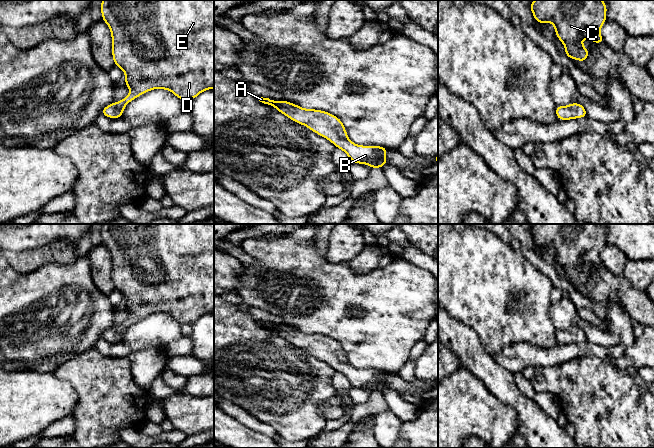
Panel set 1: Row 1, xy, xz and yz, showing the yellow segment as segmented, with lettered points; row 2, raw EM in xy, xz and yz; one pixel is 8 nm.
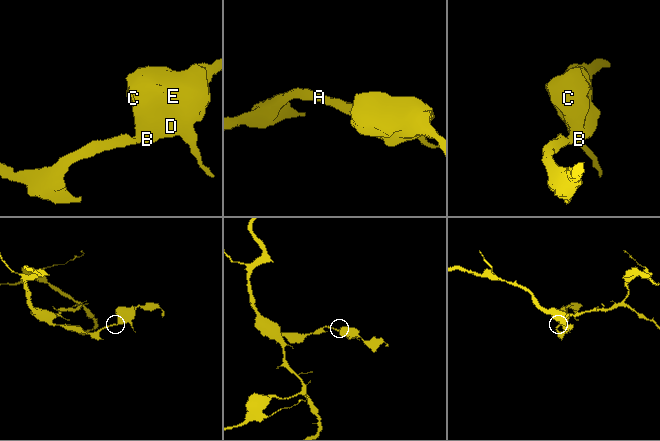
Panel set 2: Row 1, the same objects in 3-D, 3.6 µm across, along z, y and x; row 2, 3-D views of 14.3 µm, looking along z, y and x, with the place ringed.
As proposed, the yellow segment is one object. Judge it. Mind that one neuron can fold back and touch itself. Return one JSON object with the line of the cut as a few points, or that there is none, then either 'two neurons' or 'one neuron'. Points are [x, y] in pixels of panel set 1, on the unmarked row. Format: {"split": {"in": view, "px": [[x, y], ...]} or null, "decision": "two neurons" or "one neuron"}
{"split": null, "decision": "one neuron"}

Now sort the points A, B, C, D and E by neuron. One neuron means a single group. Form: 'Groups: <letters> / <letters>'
Groups: A B C D E

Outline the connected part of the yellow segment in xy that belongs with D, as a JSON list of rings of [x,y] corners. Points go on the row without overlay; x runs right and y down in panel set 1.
[[[102,224],[102,244],[109,250],[112,260],[112,280],[114,289],[125,296],[125,309],[130,312],[130,317],[120,326],[113,326],[104,331],[101,339],[108,342],[120,342],[125,330],[140,319],[153,313],[166,313],[171,315],[181,325],[193,324],[201,316],[214,313],[214,224]]]

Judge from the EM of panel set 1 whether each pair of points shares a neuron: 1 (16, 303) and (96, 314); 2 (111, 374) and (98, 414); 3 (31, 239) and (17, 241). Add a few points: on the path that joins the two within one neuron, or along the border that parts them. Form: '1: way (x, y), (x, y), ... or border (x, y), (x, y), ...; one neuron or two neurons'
1: way (36, 314), (76, 314); one neuron
2: way (107, 384), (107, 402), (105, 404); one neuron
3: way (28, 239), (20, 239); one neuron

